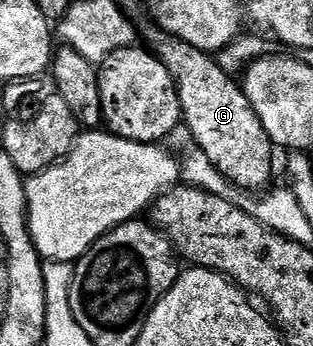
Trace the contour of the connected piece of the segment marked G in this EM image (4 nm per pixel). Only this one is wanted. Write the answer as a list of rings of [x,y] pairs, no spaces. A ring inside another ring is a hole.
[[[151,27],[146,33],[146,41],[154,56],[162,60],[164,67],[168,67],[178,89],[183,122],[214,168],[226,177],[235,190],[265,190],[271,184],[270,176],[274,173],[276,146],[268,131],[264,131],[256,111],[252,111],[252,103],[248,103],[241,84],[233,81],[214,62],[217,60],[211,54],[192,47],[192,43],[184,43],[171,33]]]

